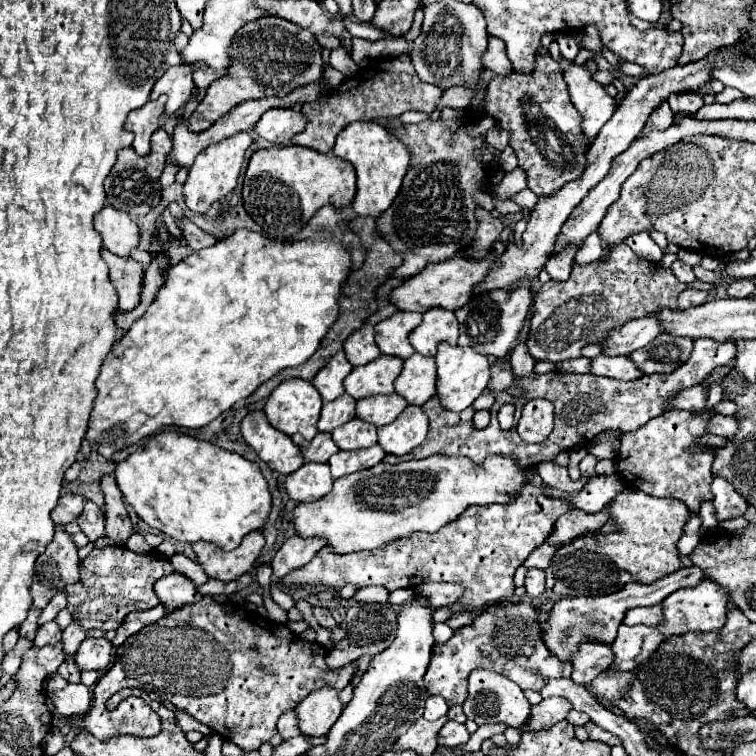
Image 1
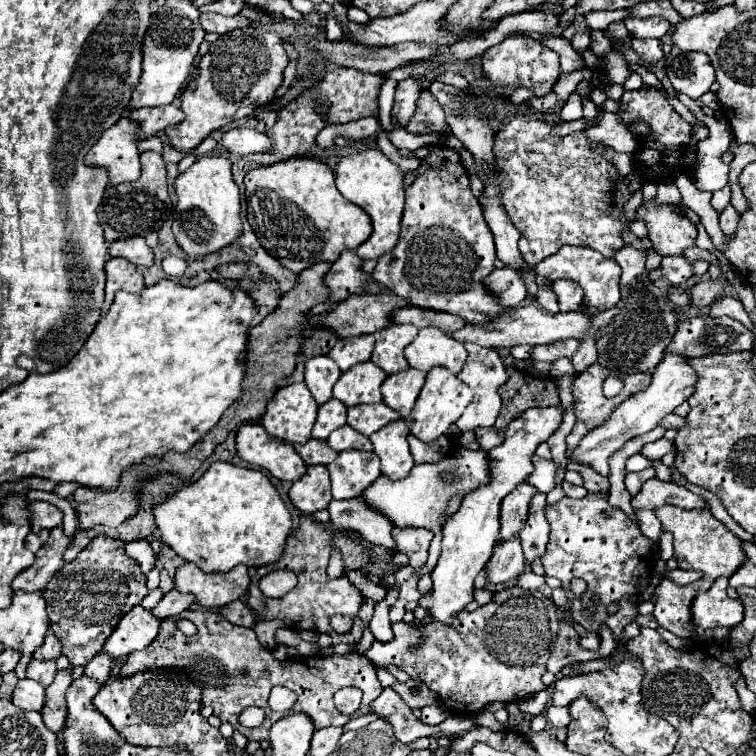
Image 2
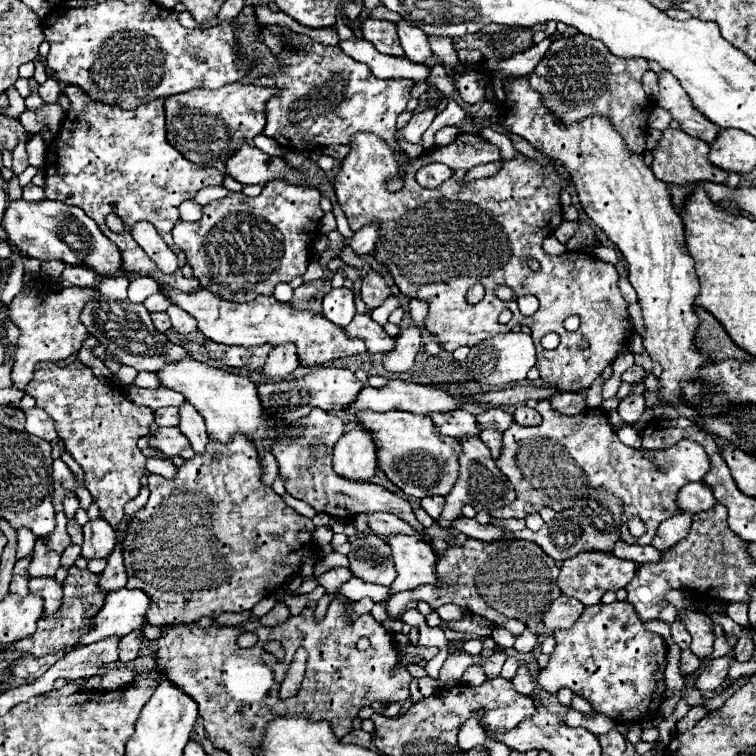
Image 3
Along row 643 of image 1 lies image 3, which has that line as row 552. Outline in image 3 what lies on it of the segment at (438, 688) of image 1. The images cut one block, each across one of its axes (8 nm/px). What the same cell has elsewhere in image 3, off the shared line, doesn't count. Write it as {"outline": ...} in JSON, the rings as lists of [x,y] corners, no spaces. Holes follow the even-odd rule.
{"outline":[[[468,540],[464,546],[452,546],[446,554],[438,556],[438,576],[442,578],[436,586],[420,586],[414,590],[396,592],[390,596],[388,588],[380,588],[376,584],[364,584],[362,580],[350,578],[340,586],[340,594],[358,602],[362,598],[372,598],[374,602],[386,600],[386,610],[392,618],[402,614],[402,610],[410,602],[428,602],[434,610],[444,604],[456,604],[466,608],[474,616],[484,616],[494,622],[498,628],[506,628],[514,636],[520,636],[524,630],[534,630],[544,634],[544,614],[550,604],[562,596],[556,578],[560,568],[556,560],[540,550],[540,546],[526,540],[500,540],[494,544],[486,544],[480,540]]]}

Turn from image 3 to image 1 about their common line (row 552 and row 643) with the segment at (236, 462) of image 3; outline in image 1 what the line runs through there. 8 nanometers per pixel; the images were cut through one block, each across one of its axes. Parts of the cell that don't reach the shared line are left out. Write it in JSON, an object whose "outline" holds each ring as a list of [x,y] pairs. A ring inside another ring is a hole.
{"outline":[[[204,596],[200,602],[180,608],[172,616],[164,616],[154,624],[144,626],[140,632],[126,638],[122,646],[116,648],[114,666],[98,680],[94,686],[94,697],[90,712],[80,720],[66,720],[68,726],[86,728],[98,740],[108,740],[116,734],[114,726],[102,724],[102,706],[106,700],[122,688],[138,688],[162,696],[166,702],[172,702],[178,710],[188,712],[198,722],[210,726],[216,734],[238,744],[242,750],[258,750],[276,734],[278,718],[296,708],[312,690],[322,686],[332,686],[334,690],[346,688],[356,668],[352,664],[342,668],[328,668],[326,658],[328,650],[318,642],[304,642],[298,634],[290,632],[284,624],[276,624],[266,618],[246,618],[232,604],[220,604],[210,596]]]}

